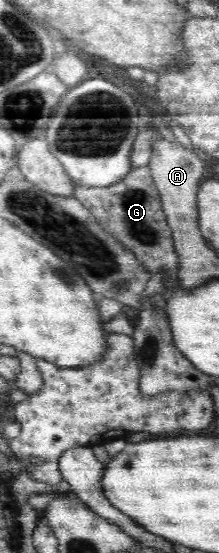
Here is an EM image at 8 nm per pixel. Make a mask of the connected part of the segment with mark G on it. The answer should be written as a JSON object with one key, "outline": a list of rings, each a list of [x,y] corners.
{"outline":[[[149,165],[133,168],[120,182],[111,186],[77,185],[75,199],[89,210],[103,231],[134,255],[149,276],[161,274],[163,286],[166,288],[178,286],[178,257],[163,211],[161,194],[155,185]]]}

